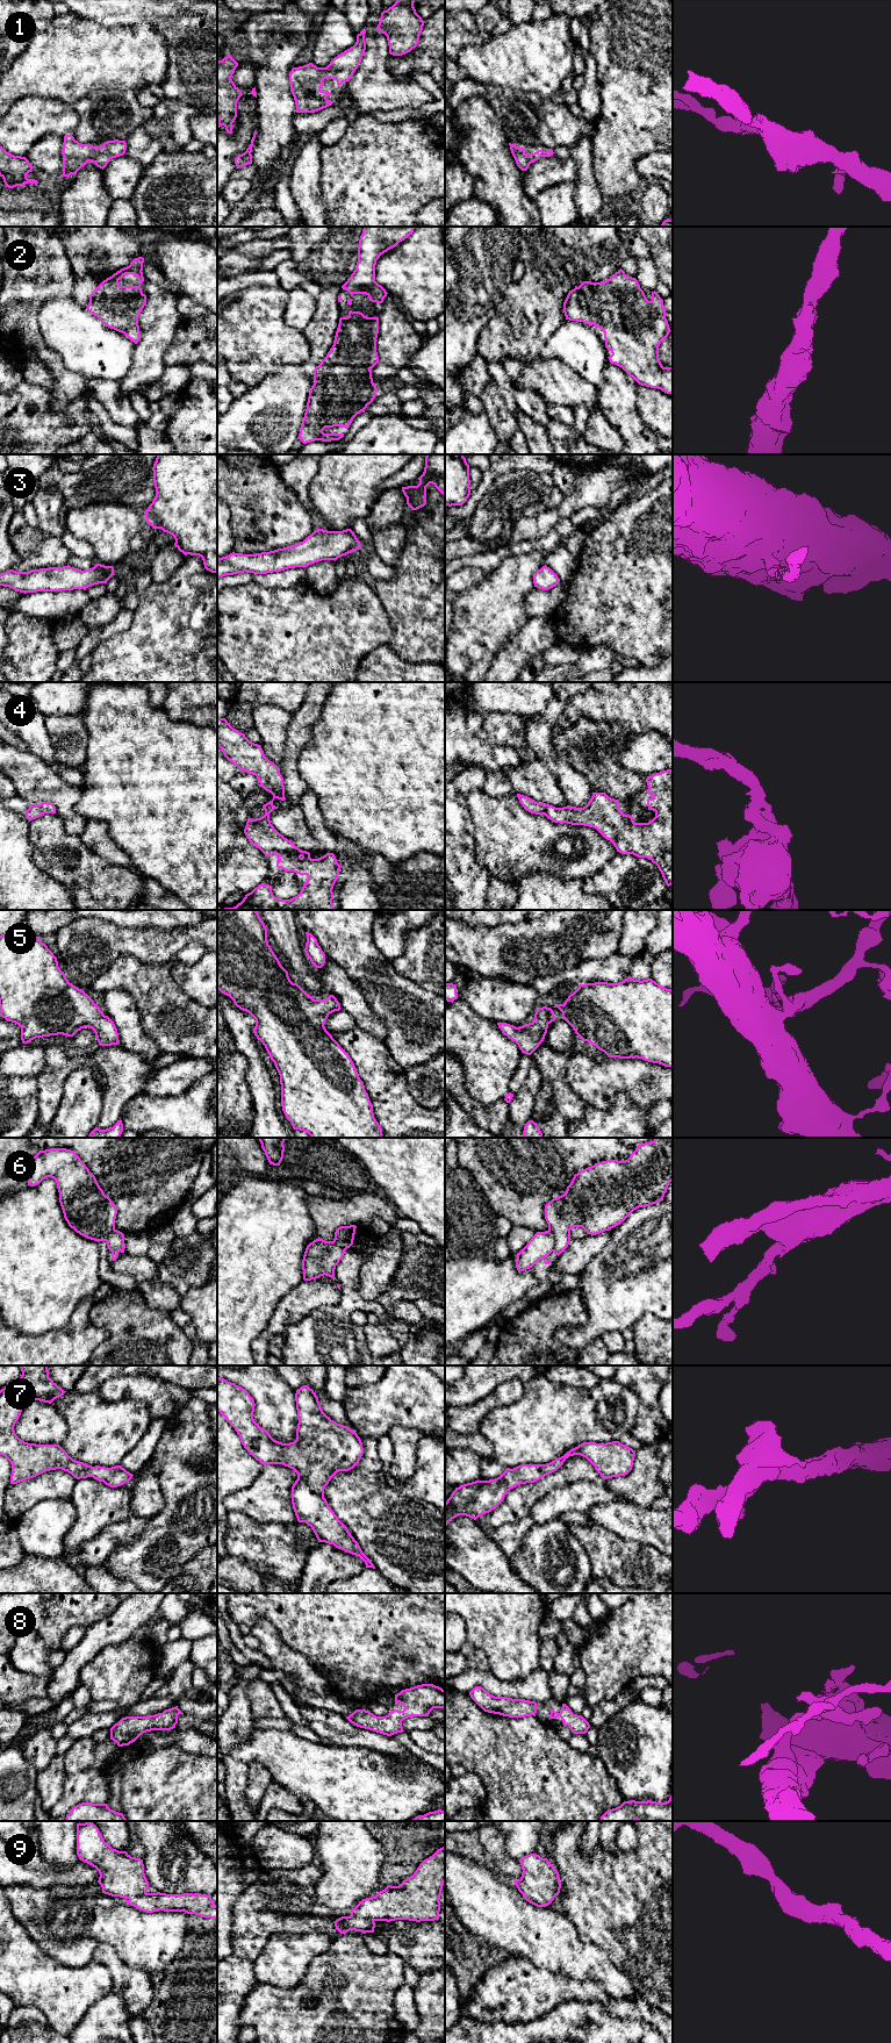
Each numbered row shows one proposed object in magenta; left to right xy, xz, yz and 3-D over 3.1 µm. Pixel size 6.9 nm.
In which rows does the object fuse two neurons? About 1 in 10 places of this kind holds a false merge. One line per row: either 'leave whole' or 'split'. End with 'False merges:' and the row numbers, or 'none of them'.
1: leave whole
2: leave whole
3: leave whole
4: leave whole
5: leave whole
6: split
7: leave whole
8: leave whole
9: leave whole
False merges: 6

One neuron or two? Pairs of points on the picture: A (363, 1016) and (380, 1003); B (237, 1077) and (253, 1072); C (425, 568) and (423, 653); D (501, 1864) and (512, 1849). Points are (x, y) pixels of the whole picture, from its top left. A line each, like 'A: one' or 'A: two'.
A: two
B: two
C: one
D: two

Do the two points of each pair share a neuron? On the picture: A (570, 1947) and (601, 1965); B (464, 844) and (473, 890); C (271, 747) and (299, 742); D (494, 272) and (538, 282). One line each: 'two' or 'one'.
A: one
B: one
C: two
D: two

